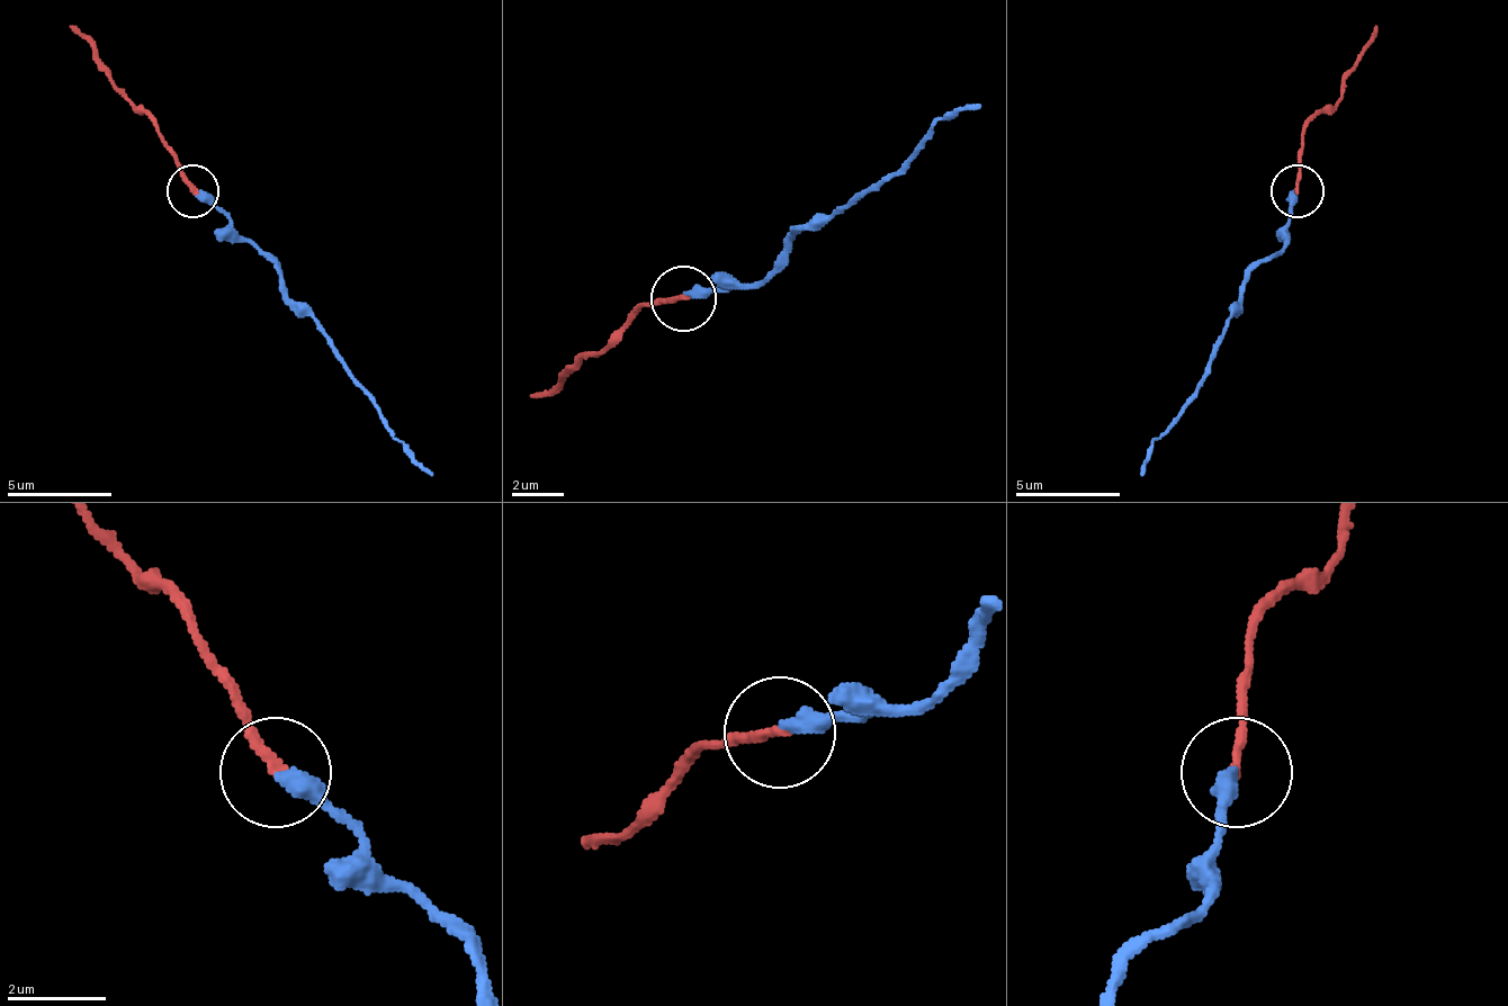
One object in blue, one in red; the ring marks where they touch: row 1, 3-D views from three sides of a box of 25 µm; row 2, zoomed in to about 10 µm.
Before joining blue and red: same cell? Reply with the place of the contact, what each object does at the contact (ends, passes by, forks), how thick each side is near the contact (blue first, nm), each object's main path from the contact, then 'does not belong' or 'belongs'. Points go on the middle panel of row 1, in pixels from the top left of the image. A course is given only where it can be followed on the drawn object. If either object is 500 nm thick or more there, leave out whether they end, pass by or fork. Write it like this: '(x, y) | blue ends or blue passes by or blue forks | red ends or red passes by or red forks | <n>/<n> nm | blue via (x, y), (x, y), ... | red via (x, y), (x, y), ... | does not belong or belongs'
(683, 298) | blue ends | red ends | 380/200 nm | blue via (681, 296), (760, 283), (792, 237), (877, 186), (942, 120), (981, 107) | red via (681, 296), (643, 310), (603, 355), (531, 394) | belongs

